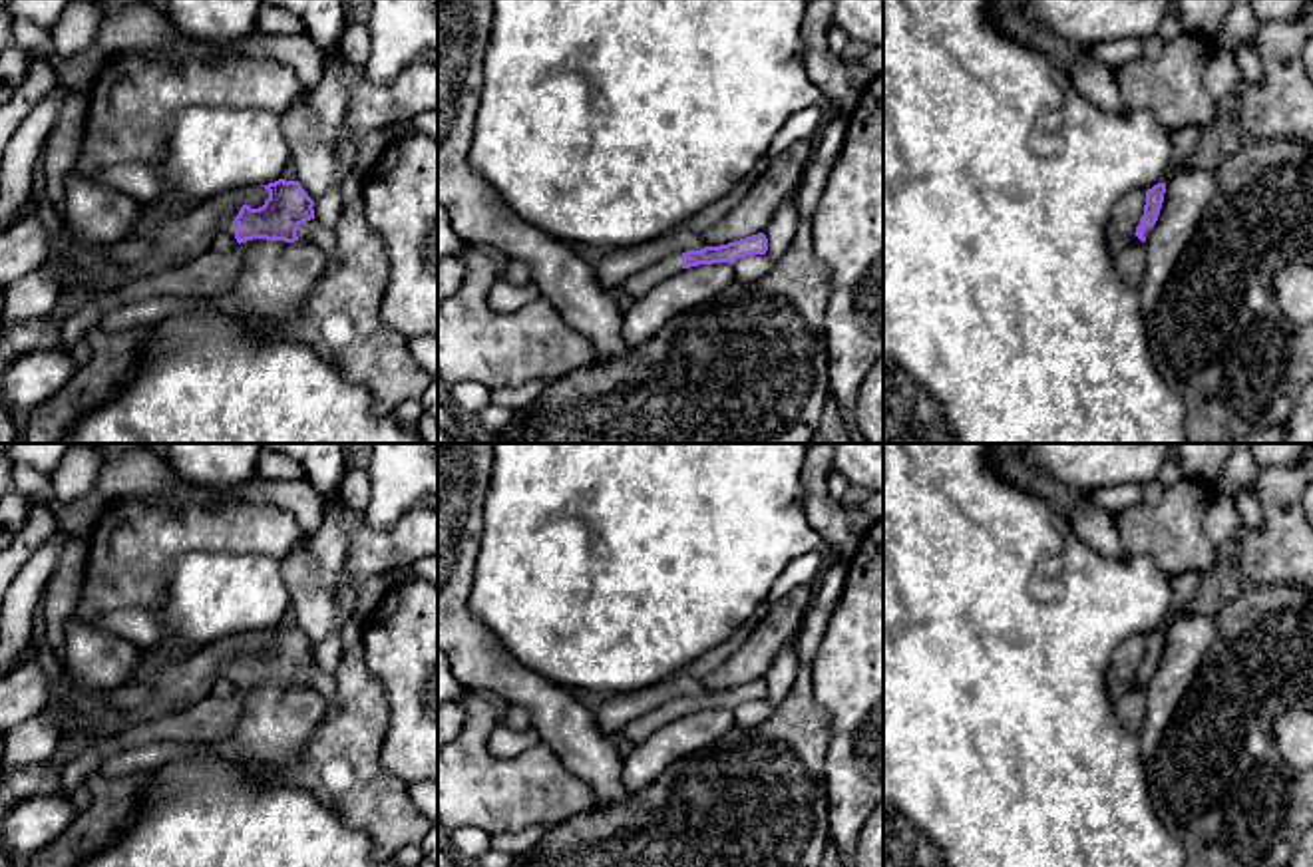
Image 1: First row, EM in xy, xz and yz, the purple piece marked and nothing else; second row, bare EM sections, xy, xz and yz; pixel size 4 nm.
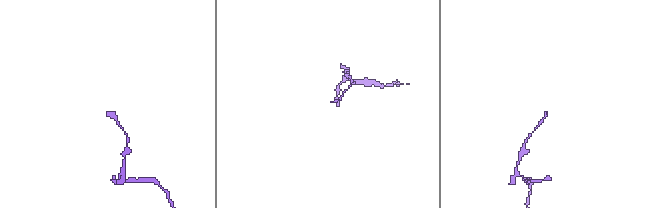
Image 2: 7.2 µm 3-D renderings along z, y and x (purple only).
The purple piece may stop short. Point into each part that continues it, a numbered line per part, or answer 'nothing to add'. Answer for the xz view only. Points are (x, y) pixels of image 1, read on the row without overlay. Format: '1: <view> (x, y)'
1: xz (637, 730)

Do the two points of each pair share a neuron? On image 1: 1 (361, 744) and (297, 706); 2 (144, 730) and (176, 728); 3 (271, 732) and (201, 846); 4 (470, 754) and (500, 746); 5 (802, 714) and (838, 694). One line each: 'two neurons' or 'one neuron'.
1: two neurons
2: one neuron
3: two neurons
4: two neurons
5: two neurons

